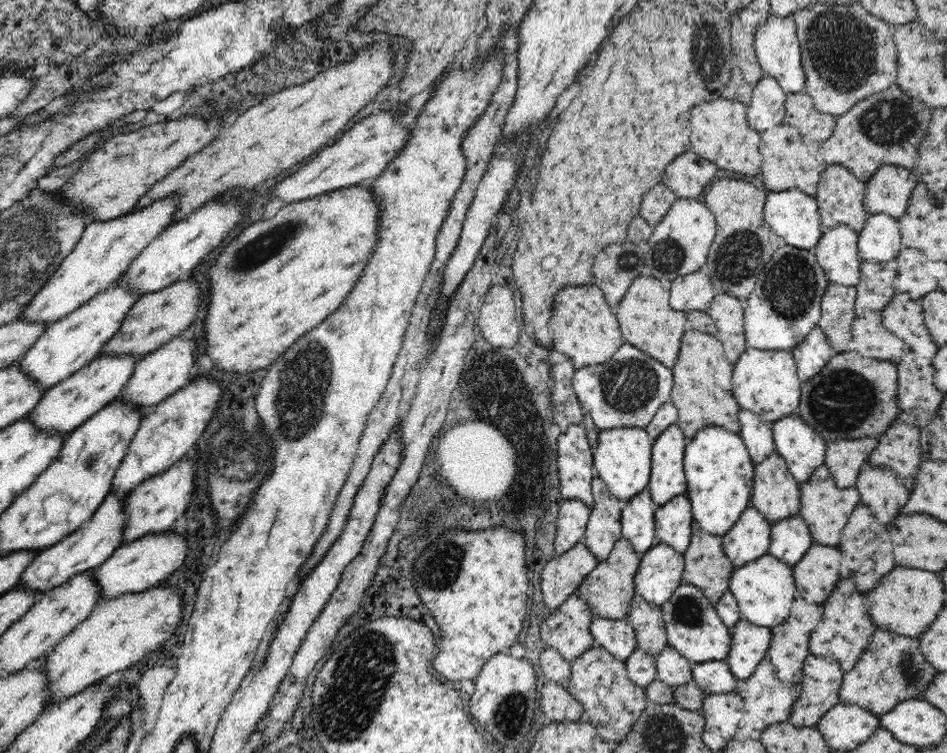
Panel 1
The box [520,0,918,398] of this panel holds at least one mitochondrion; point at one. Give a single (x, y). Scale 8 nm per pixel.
(841, 48)

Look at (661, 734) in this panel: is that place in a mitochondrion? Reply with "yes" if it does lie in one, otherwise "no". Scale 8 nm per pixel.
yes

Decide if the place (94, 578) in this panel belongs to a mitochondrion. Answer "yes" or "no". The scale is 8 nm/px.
no

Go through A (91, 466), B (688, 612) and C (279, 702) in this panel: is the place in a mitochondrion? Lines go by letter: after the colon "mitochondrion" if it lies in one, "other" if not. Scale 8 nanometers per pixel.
A: mitochondrion
B: mitochondrion
C: other

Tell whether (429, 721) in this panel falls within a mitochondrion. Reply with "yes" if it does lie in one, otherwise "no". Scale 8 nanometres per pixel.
no

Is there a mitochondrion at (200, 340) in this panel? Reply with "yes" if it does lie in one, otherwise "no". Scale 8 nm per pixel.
no

